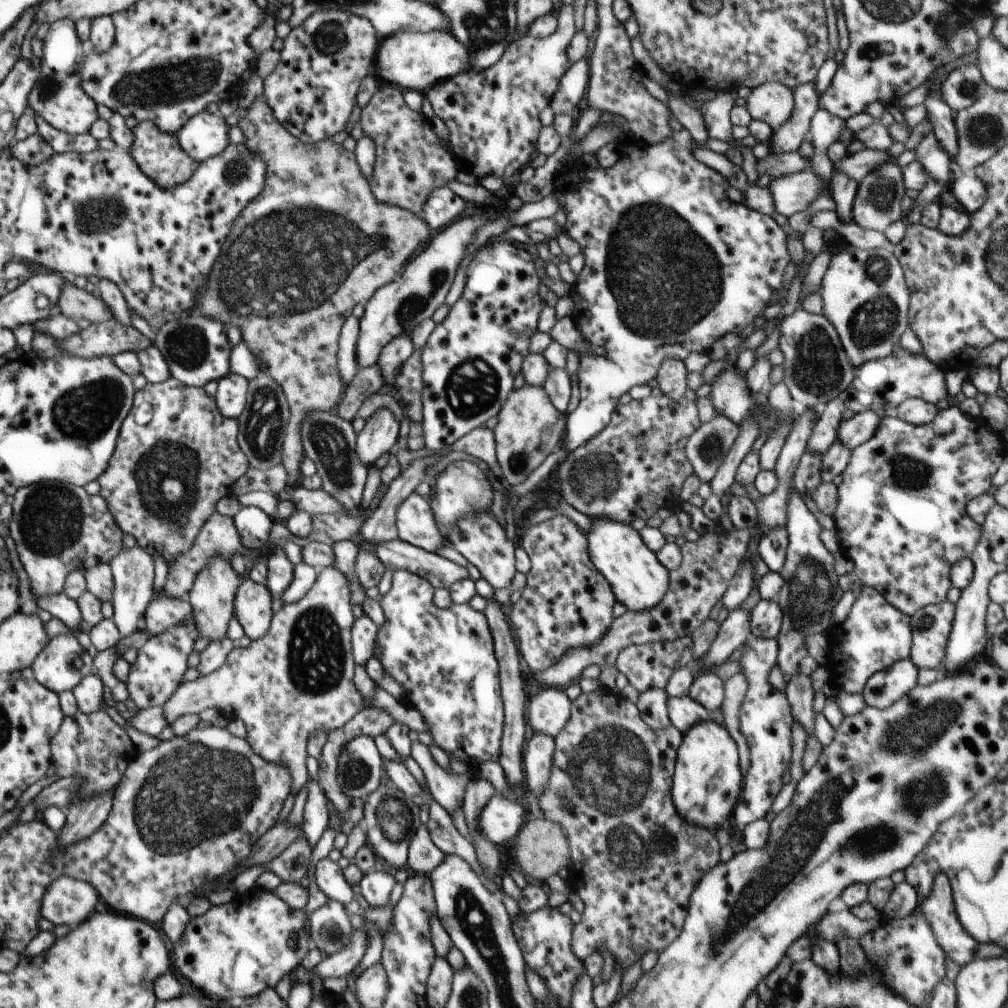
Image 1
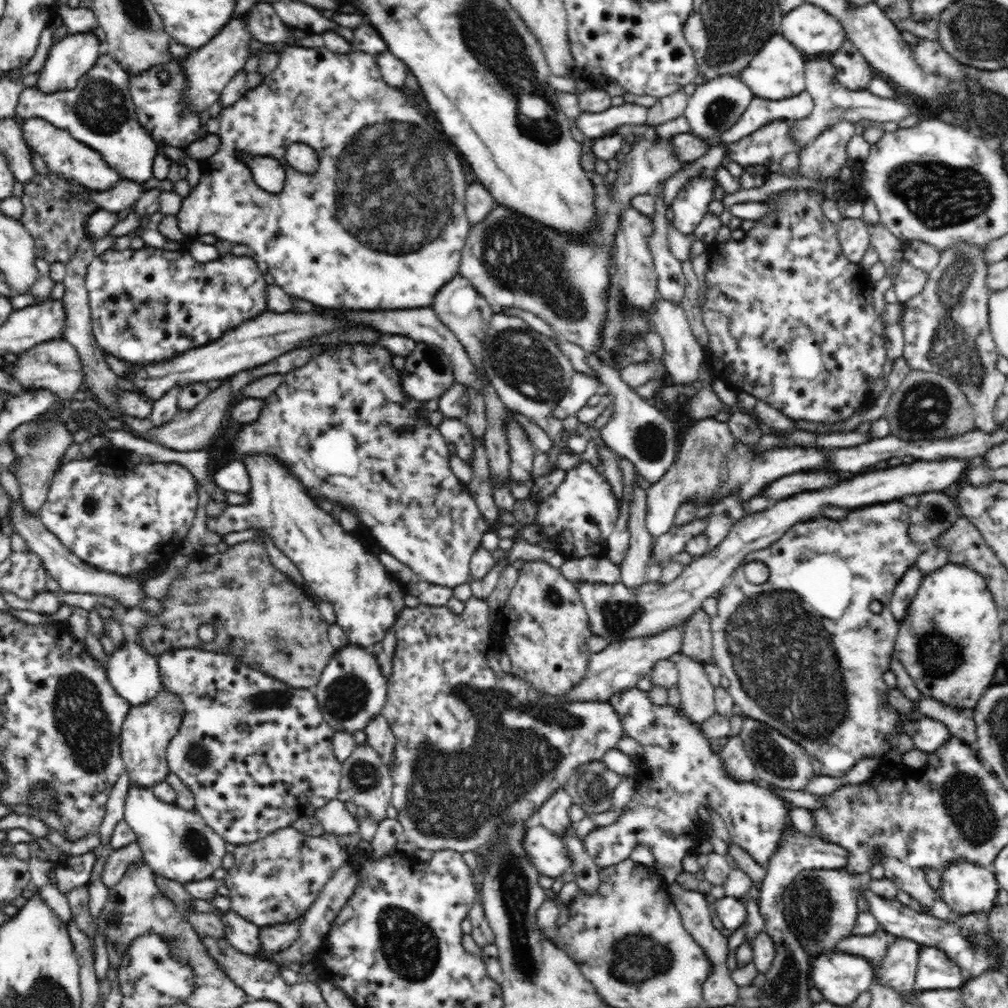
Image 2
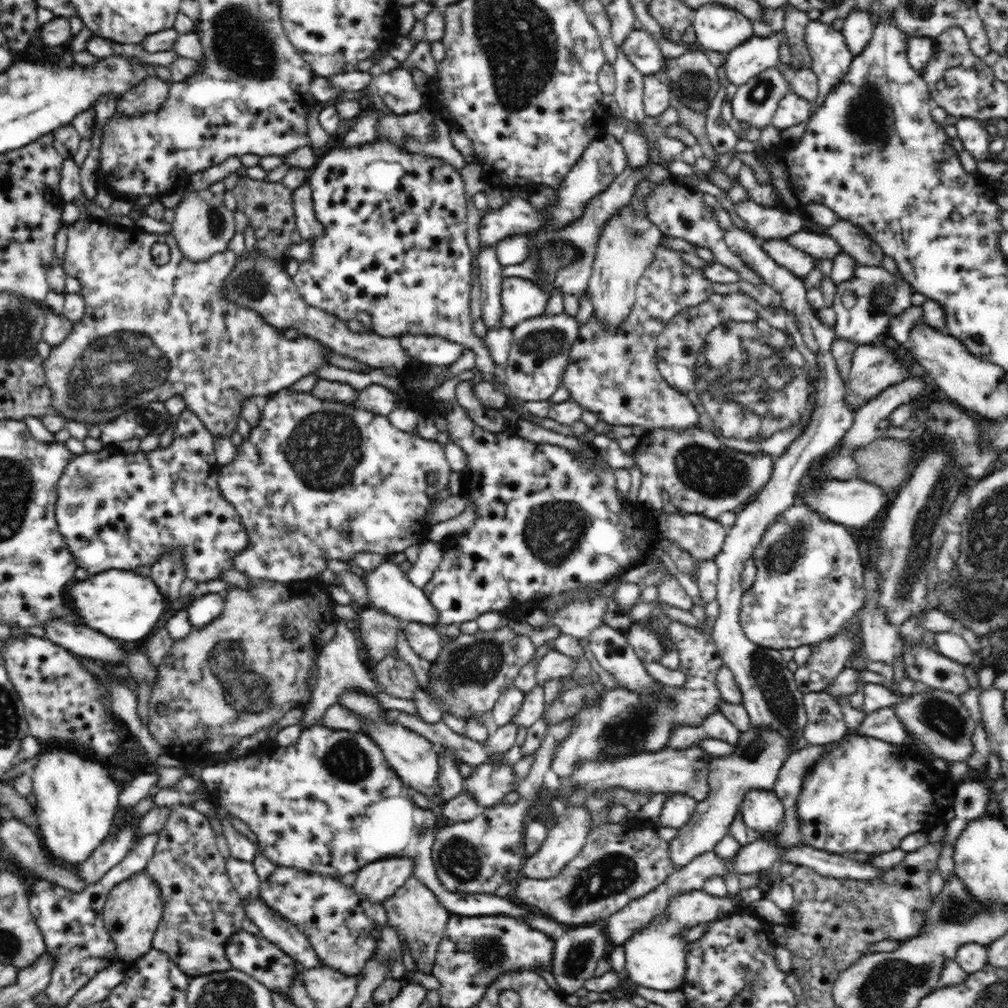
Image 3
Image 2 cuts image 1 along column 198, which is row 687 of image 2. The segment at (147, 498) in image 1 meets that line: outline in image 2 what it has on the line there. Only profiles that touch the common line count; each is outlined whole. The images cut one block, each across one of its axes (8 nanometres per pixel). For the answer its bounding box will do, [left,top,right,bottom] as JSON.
[381,596,625,854]

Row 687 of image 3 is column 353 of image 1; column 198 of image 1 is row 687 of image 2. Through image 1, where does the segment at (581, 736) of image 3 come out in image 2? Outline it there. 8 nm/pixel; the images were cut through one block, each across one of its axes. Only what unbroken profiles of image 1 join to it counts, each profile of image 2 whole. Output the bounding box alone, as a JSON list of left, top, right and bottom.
[669,652,716,724]

